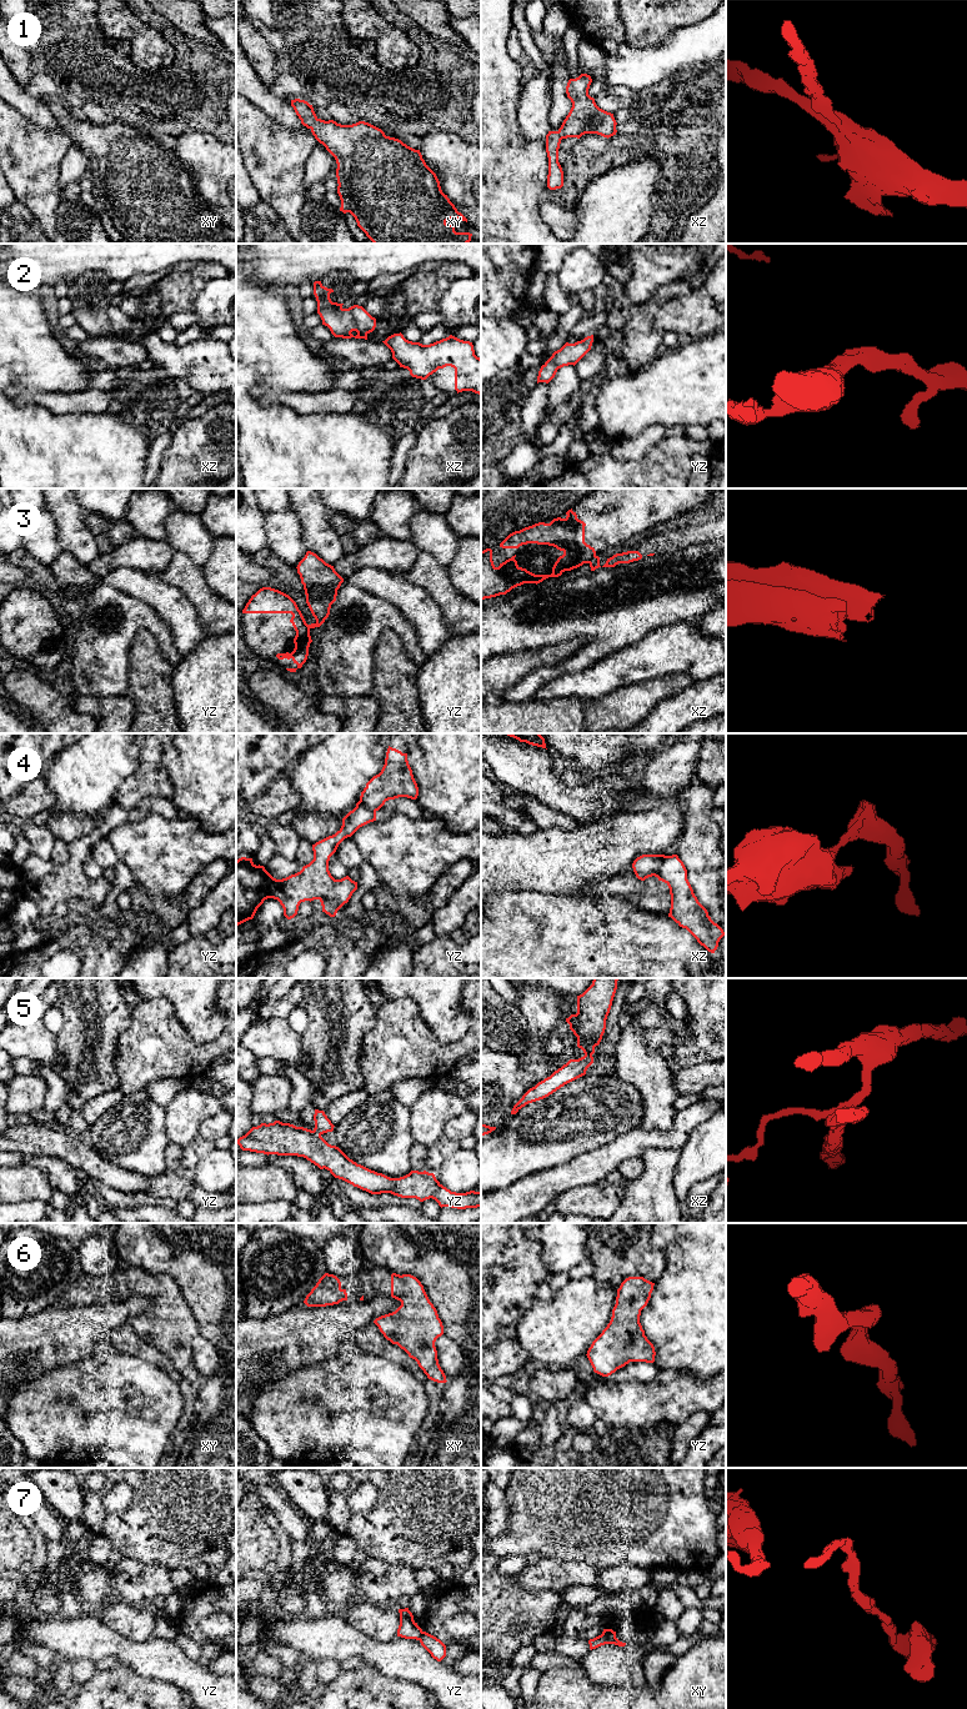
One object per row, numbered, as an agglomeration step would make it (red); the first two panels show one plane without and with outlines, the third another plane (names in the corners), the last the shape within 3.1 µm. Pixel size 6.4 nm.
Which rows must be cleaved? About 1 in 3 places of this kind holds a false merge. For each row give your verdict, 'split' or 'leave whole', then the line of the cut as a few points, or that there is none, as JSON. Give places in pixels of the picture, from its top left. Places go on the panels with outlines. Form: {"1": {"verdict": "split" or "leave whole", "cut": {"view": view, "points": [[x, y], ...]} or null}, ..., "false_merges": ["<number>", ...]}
{"1": {"verdict": "leave whole", "cut": null}, "2": {"verdict": "leave whole", "cut": null}, "3": {"verdict": "split", "cut": {"view": "xz", "points": [[595, 555], [587, 562]]}}, "4": {"verdict": "split", "cut": {"view": "xz", "points": [[665, 856], [656, 876]]}}, "5": {"verdict": "split", "cut": {"view": "yz", "points": [[314, 1129], [320, 1134]]}}, "6": {"verdict": "leave whole", "cut": null}, "7": {"verdict": "split", "cut": {"view": "xy", "points": [[602, 1633], [609, 1638], [616, 1638]]}}, "false_merges": ["3", "4", "5", "7"]}

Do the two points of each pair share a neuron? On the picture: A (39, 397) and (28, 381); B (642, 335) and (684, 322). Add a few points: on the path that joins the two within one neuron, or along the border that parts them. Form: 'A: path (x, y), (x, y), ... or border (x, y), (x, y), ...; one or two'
A: border (63, 391), (20, 391), (18, 394); two
B: border (667, 302), (654, 317), (652, 327), (656, 331); two

